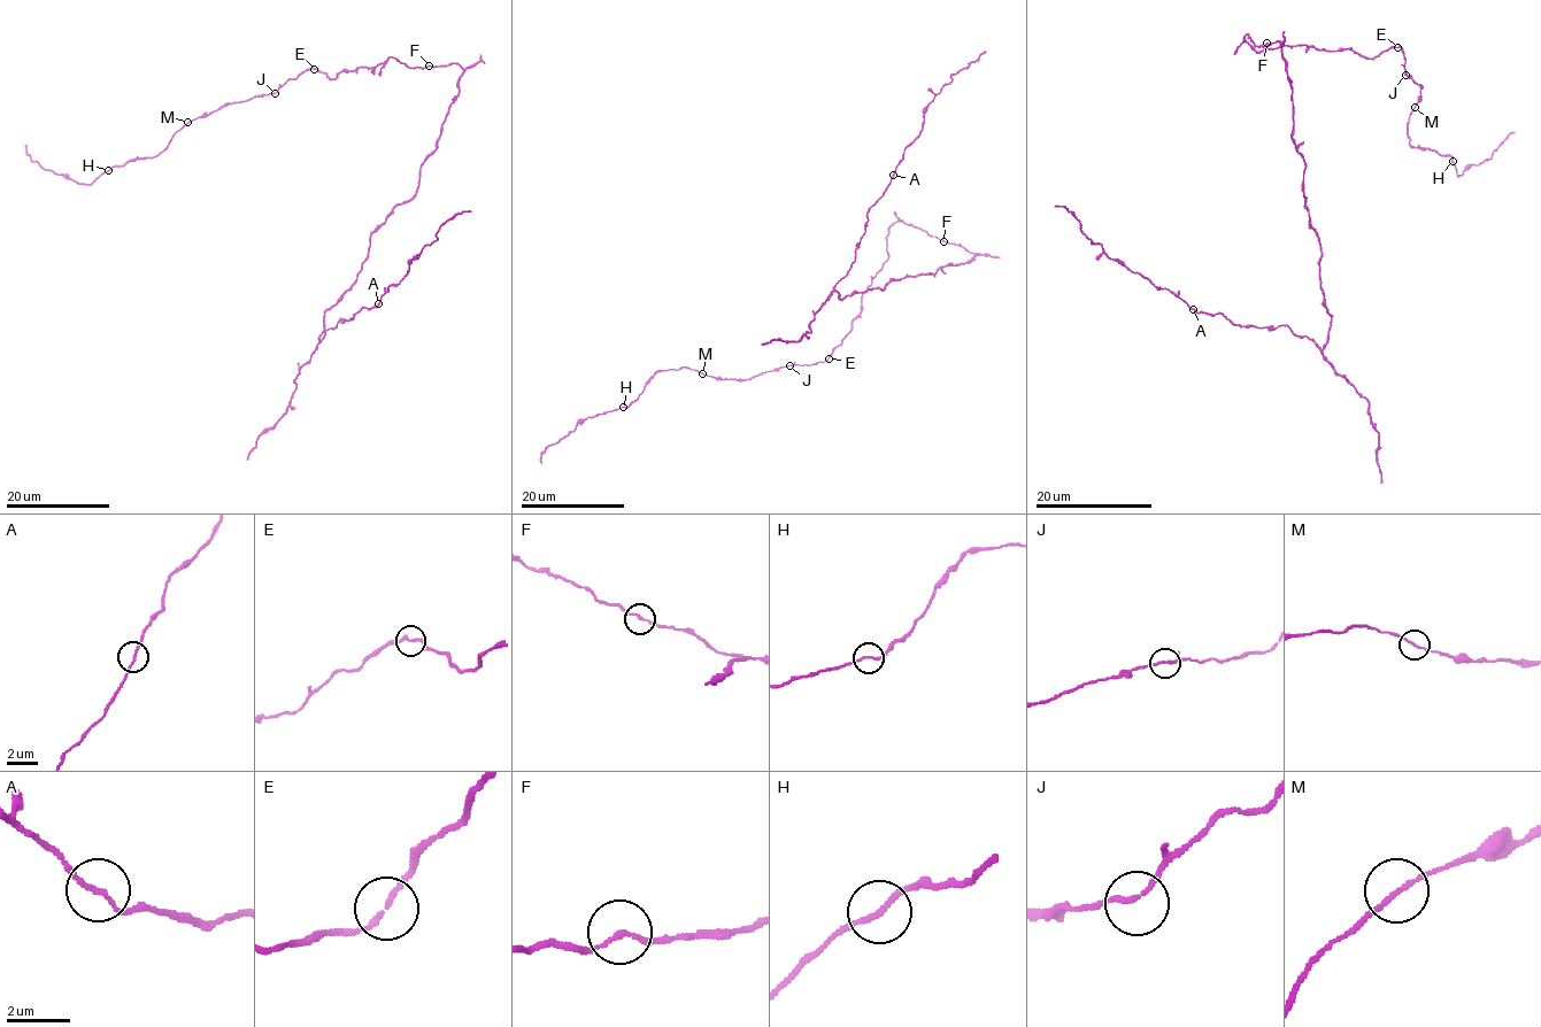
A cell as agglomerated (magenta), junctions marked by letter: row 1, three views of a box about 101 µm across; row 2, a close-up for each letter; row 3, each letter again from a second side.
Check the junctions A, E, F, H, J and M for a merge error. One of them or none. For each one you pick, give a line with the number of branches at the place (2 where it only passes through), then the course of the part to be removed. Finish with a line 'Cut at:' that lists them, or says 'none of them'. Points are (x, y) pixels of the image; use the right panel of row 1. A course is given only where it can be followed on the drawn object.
Cut at: none of them

